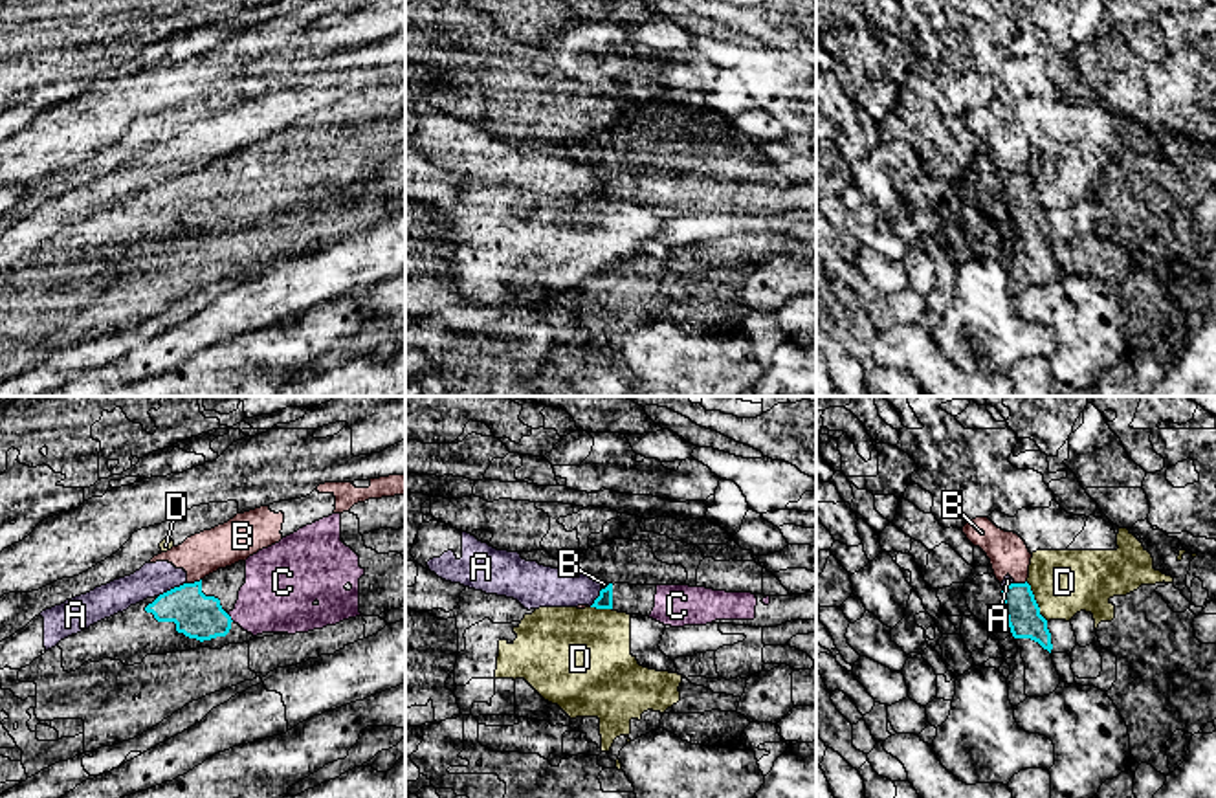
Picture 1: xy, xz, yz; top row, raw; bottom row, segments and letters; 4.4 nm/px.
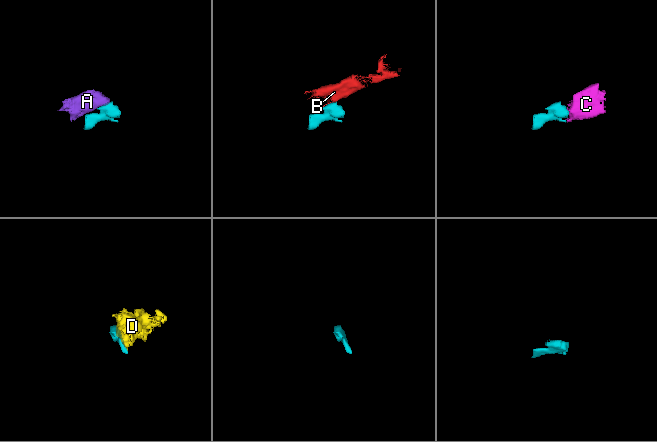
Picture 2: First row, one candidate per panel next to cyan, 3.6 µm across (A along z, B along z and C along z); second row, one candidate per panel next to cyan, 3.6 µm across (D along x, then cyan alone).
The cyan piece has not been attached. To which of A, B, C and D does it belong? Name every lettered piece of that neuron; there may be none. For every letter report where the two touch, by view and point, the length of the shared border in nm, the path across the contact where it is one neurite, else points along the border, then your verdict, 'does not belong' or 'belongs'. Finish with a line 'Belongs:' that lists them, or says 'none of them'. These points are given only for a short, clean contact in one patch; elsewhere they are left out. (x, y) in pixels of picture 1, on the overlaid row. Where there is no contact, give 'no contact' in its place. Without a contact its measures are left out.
A: xy (171, 589) | 140 nm | along xy (186, 582), (158, 597) | does not belong
B: xy (195, 582) | 70 nm | along xy (200, 578), (187, 584) | does not belong
C: xy (230, 617) | 50 nm | across xy (200, 617), (230, 617), (257, 611), (277, 597) | belongs
D: yz (1035, 602) | 200 nm | does not belong
Belongs: C

